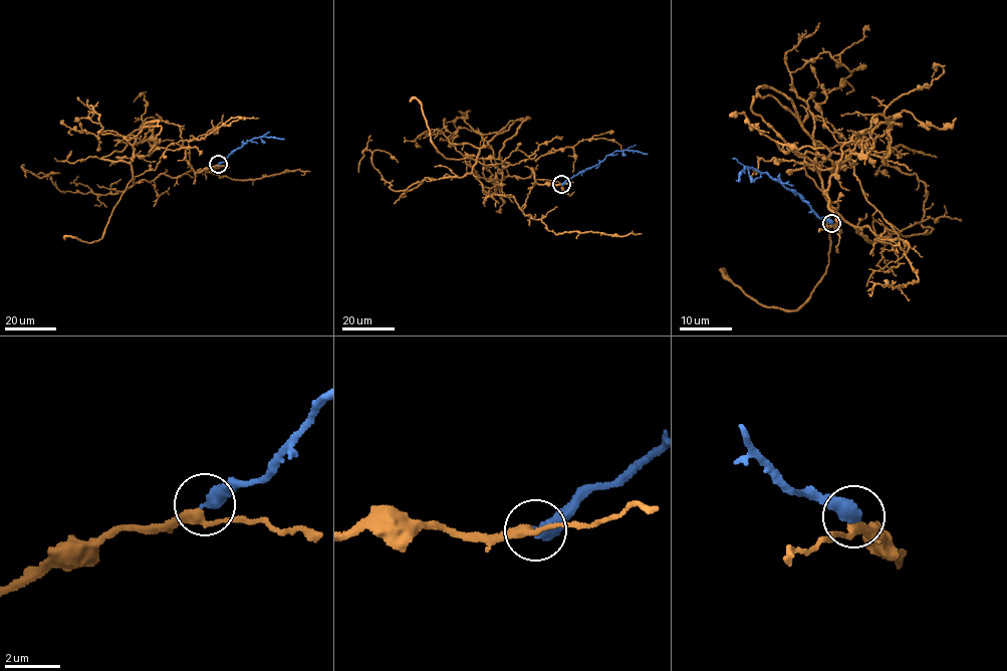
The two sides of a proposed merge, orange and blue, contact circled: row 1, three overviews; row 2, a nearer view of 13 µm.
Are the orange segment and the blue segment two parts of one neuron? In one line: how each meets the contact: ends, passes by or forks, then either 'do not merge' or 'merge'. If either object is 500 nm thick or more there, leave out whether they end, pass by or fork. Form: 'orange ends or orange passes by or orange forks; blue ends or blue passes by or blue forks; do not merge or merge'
orange passes by; blue ends; merge

